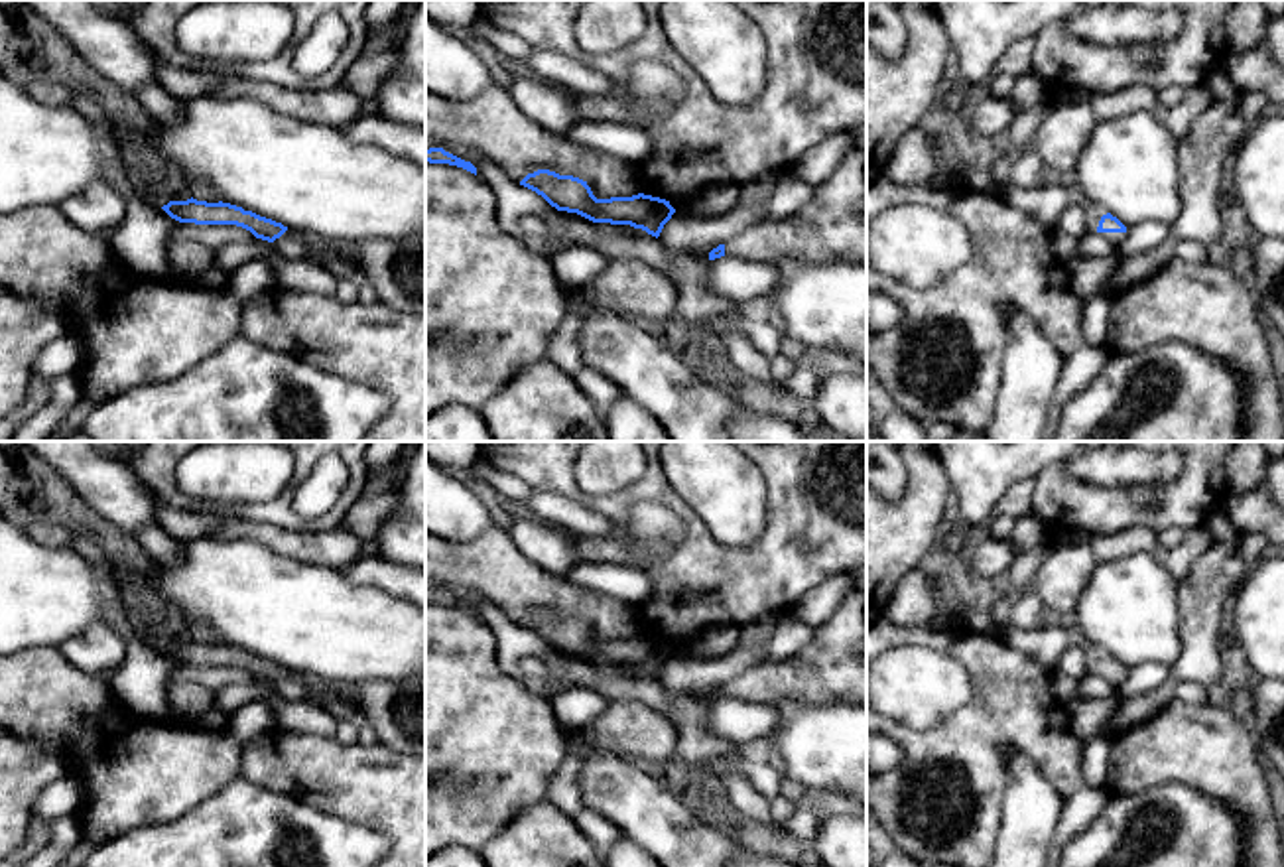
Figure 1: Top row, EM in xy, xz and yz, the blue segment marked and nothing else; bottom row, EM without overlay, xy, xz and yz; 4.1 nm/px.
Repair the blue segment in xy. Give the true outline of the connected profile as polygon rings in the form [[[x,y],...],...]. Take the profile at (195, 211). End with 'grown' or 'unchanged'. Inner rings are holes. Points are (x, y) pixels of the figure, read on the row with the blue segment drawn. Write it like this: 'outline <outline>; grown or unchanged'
outline [[[191,197],[187,201],[169,201],[161,209],[179,223],[236,225],[268,242],[274,242],[288,231],[282,223],[223,201],[207,203]]]; unchanged

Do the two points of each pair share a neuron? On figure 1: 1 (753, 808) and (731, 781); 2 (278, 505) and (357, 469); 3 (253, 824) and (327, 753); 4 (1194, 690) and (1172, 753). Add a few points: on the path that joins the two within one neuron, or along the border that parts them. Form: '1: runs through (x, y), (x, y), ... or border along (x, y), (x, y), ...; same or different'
1: runs through (751, 802), (737, 787); same
2: runs through (304, 525), (325, 523), (349, 495); same
3: border along (241, 777), (327, 812); different
4: border along (1176, 698), (1196, 704), (1208, 702); different

